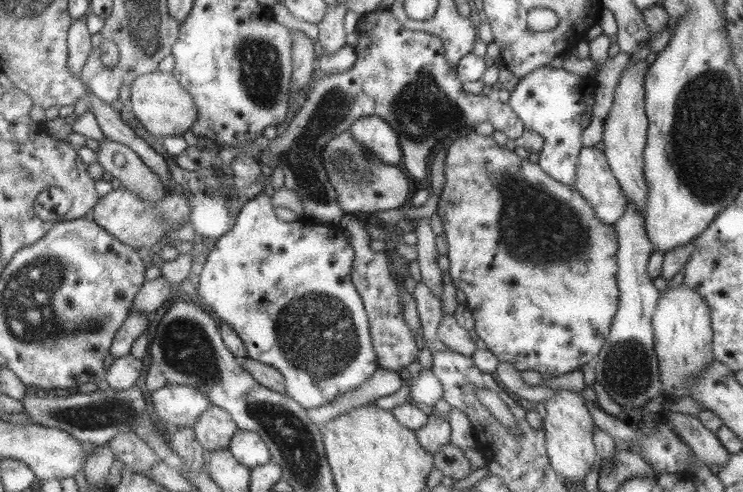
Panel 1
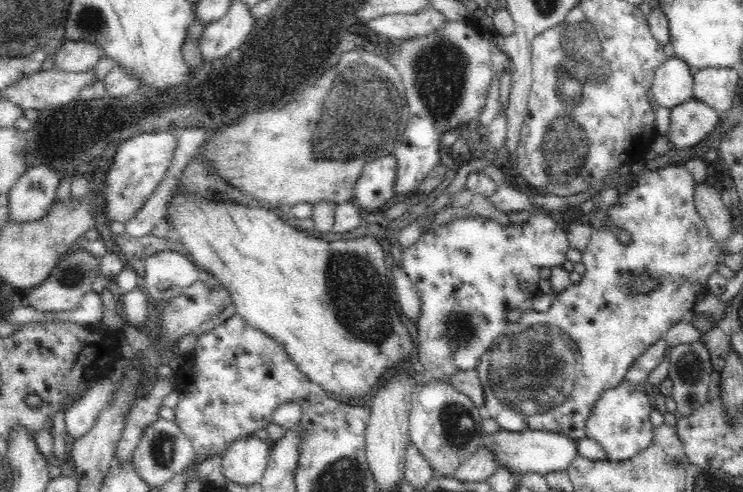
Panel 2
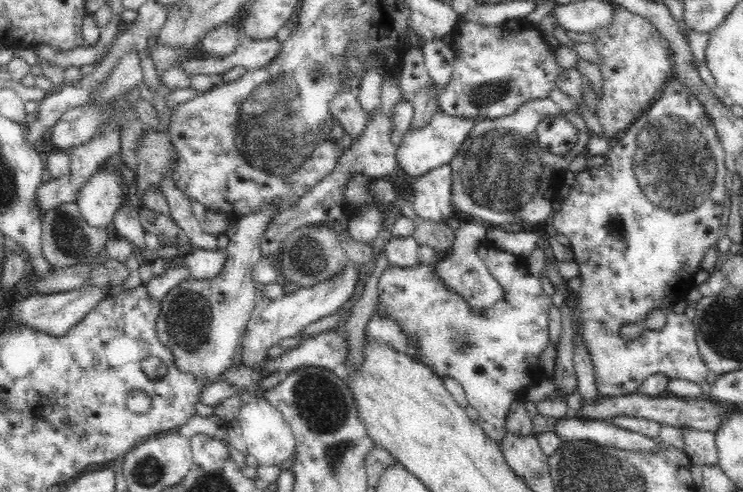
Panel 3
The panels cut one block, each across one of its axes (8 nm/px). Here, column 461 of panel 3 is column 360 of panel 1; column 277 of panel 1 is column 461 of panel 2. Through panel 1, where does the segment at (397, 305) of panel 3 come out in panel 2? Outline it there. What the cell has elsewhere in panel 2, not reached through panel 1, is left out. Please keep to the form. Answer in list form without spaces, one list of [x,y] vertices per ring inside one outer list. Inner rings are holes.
[[[500,184],[488,200],[500,212],[530,209],[532,214],[526,223],[509,225],[482,216],[454,218],[446,224],[435,225],[429,231],[422,232],[419,239],[403,252],[404,272],[418,289],[421,300],[420,318],[416,322],[419,360],[429,379],[436,382],[450,385],[450,376],[457,372],[476,370],[479,360],[494,340],[509,325],[518,322],[524,311],[533,308],[534,297],[541,293],[538,286],[540,269],[562,266],[566,260],[566,251],[570,248],[565,230],[546,212],[533,210],[527,194],[507,184]]]

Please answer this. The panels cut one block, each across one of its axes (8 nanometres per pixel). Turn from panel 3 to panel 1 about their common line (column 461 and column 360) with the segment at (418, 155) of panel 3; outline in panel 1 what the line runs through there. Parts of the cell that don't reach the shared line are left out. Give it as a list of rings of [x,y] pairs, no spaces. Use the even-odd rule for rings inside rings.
[[[380,116],[360,117],[352,123],[349,132],[364,152],[370,152],[374,159],[401,165],[403,156],[399,139],[392,126]]]

